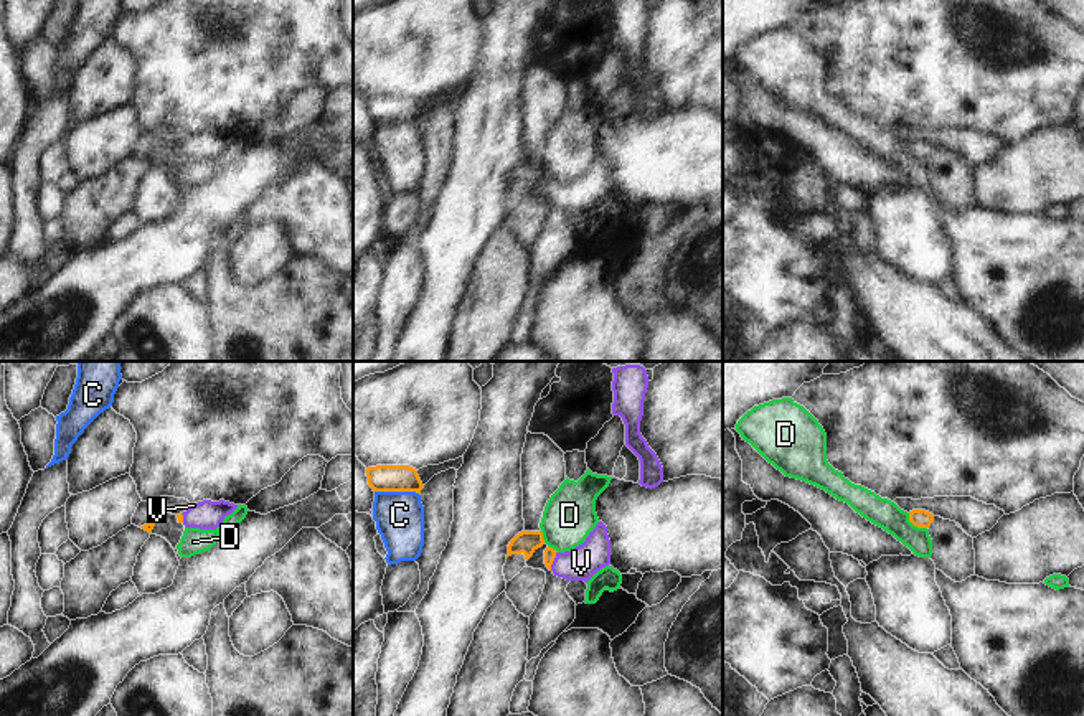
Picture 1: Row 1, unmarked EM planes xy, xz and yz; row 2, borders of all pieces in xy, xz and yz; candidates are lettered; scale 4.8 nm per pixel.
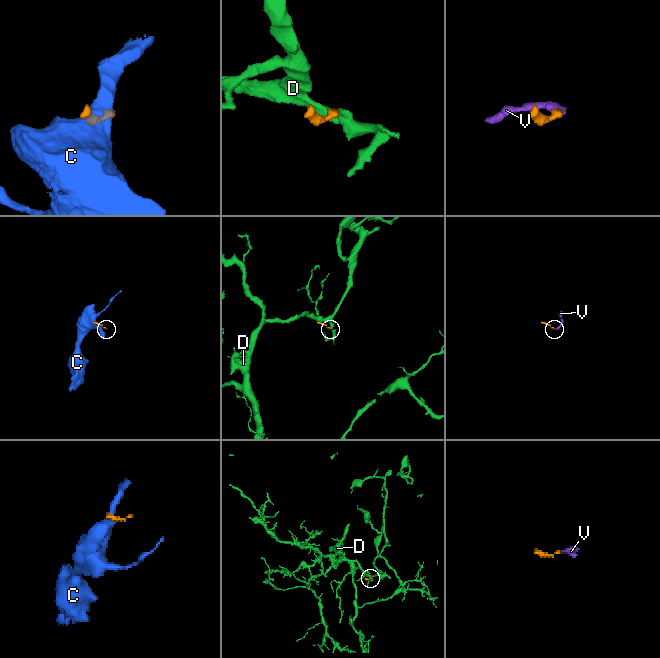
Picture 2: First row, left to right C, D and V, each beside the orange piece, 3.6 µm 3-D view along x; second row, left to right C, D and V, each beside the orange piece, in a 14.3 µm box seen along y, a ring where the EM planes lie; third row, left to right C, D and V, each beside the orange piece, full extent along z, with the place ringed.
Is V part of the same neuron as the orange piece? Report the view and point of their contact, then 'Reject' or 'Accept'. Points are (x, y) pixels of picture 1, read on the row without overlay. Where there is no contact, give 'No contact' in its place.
Touches orange at xz (551, 192). Accept.

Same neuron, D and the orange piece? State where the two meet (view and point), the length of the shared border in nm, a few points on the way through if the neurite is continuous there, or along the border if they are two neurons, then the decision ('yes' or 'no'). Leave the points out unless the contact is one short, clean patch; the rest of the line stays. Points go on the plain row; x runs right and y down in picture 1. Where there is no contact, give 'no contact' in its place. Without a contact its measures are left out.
meets orange in yz at (914, 155); contact 120 nm long; border along yz (908, 144), (914, 155), (926, 159); no

